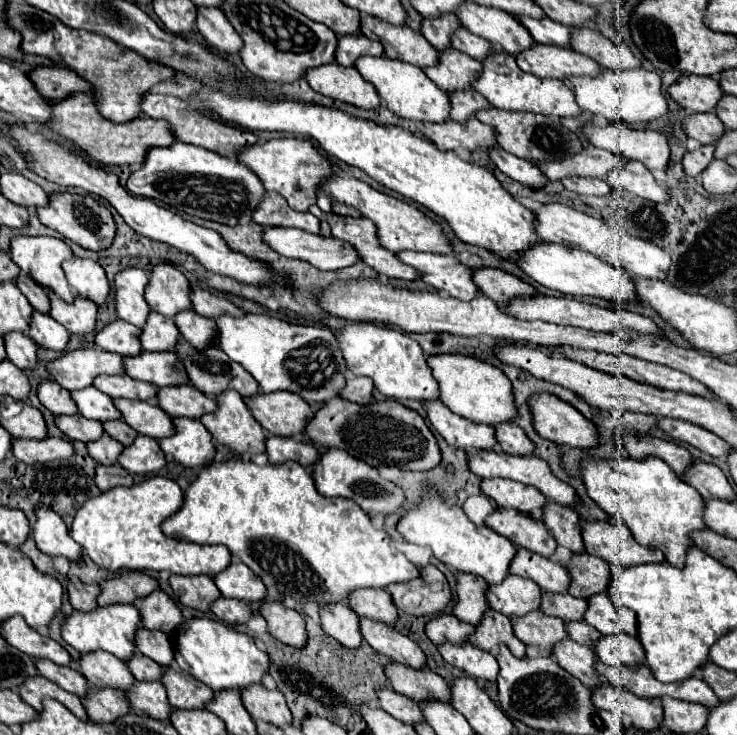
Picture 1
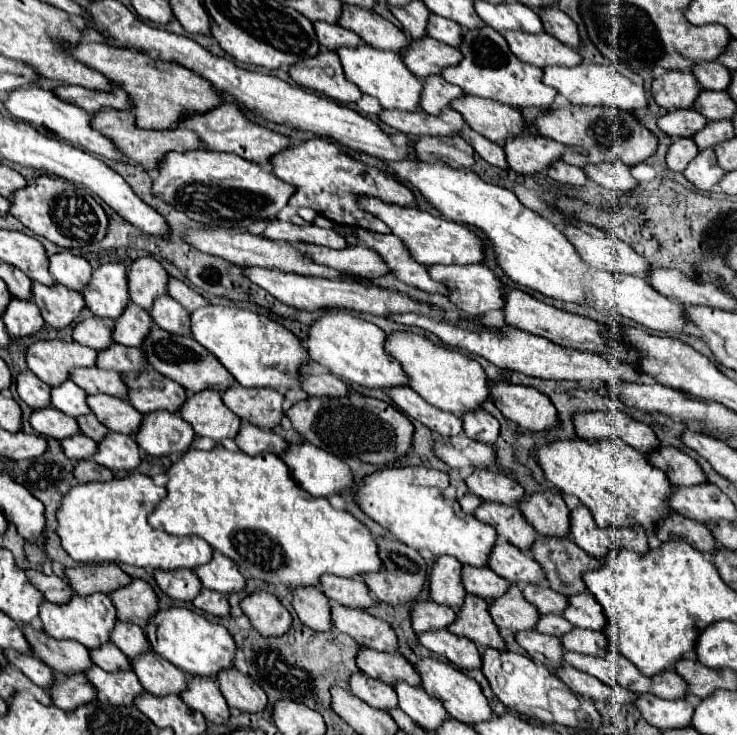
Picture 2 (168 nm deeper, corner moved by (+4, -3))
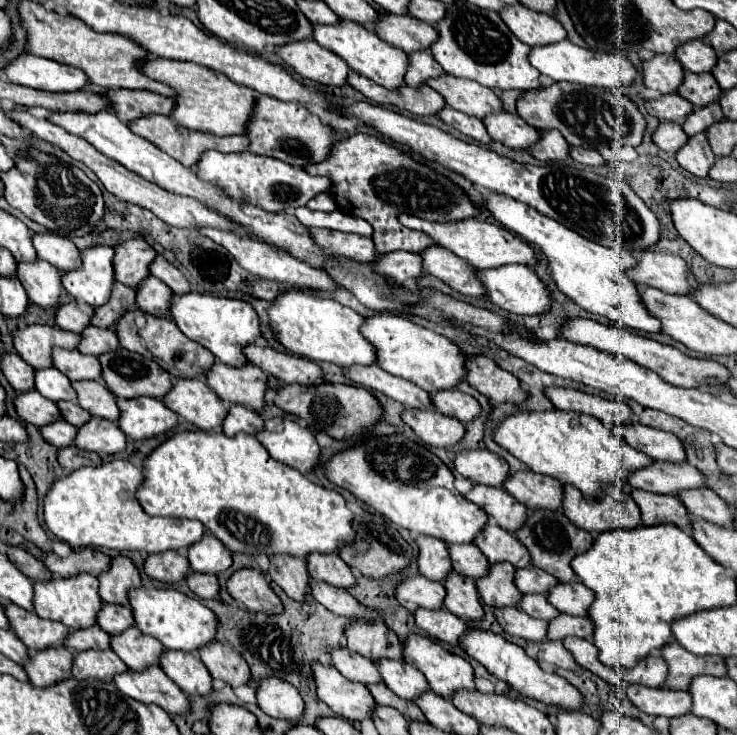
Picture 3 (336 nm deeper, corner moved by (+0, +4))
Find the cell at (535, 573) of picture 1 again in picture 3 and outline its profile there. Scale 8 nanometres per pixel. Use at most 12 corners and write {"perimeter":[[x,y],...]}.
{"perimeter":[[491,520],[475,546],[491,564],[531,566],[527,548]]}

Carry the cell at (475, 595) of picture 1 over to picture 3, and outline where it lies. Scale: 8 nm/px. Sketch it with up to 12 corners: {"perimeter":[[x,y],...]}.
{"perimeter":[[431,536],[417,538],[419,570],[433,582],[451,574],[449,548]]}

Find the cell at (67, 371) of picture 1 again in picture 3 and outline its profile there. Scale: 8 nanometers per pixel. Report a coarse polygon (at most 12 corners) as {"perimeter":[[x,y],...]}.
{"perimeter":[[45,324],[13,332],[17,354],[53,368],[53,348],[77,350],[81,334]]}

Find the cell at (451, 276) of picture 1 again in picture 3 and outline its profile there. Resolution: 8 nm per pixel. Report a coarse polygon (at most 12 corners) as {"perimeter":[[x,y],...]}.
{"perimeter":[[523,264],[475,272],[485,296],[513,314],[541,314],[551,296]]}

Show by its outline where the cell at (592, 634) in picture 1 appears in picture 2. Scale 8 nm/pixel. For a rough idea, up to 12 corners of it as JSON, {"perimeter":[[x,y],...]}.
{"perimeter":[[539,615],[539,633],[561,637],[573,629],[561,615]]}

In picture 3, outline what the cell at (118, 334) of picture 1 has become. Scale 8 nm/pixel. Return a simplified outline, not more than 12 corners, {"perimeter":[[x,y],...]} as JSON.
{"perimeter":[[85,302],[61,304],[57,324],[81,334],[91,324],[95,308]]}

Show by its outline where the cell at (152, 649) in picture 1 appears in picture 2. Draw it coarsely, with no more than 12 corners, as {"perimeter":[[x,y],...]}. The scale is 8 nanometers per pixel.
{"perimeter":[[117,621],[111,641],[129,657],[149,651],[143,629]]}

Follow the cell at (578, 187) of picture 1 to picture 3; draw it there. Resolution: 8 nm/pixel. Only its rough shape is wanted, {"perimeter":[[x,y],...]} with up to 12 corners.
{"perimeter":[[541,132],[529,150],[537,160],[569,158],[569,144],[561,132]]}

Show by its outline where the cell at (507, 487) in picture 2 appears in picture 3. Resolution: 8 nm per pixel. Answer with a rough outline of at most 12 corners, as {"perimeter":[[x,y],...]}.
{"perimeter":[[489,450],[453,458],[455,470],[477,484],[503,486],[509,466]]}

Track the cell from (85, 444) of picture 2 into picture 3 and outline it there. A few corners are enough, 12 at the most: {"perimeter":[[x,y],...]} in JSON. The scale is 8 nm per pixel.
{"perimeter":[[65,420],[41,428],[49,444],[73,446],[77,428]]}

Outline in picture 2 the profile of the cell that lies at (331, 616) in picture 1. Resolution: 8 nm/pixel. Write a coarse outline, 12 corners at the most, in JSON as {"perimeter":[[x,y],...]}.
{"perimeter":[[295,587],[293,609],[315,631],[331,629],[319,587]]}

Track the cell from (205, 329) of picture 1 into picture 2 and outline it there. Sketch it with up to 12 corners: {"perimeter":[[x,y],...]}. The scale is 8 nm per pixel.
{"perimeter":[[169,295],[149,317],[163,331],[189,335],[189,313]]}

